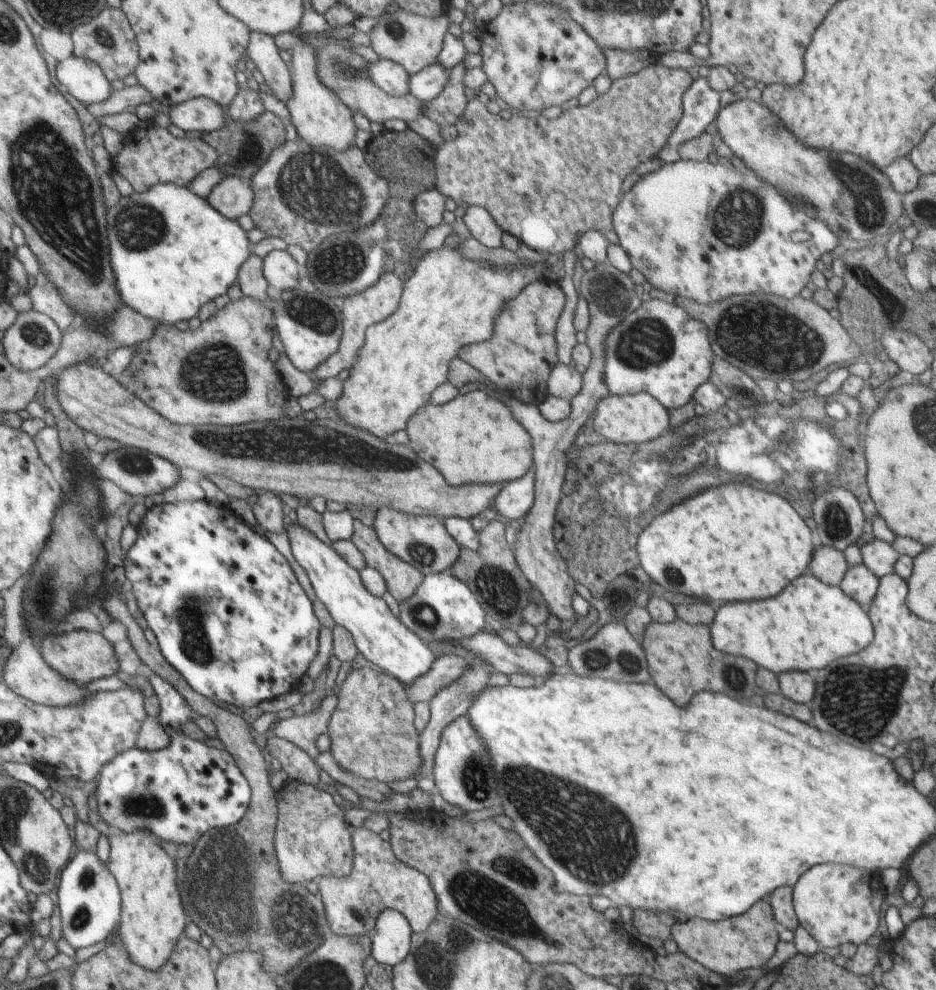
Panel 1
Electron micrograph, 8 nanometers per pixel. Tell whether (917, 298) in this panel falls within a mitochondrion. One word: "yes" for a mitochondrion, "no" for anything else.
no

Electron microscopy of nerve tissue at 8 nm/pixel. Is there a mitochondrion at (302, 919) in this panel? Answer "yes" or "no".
yes

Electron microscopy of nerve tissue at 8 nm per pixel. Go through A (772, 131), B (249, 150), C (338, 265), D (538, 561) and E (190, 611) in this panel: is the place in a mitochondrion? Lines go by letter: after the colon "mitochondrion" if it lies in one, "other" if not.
A: mitochondrion
B: mitochondrion
C: mitochondrion
D: other
E: mitochondrion

